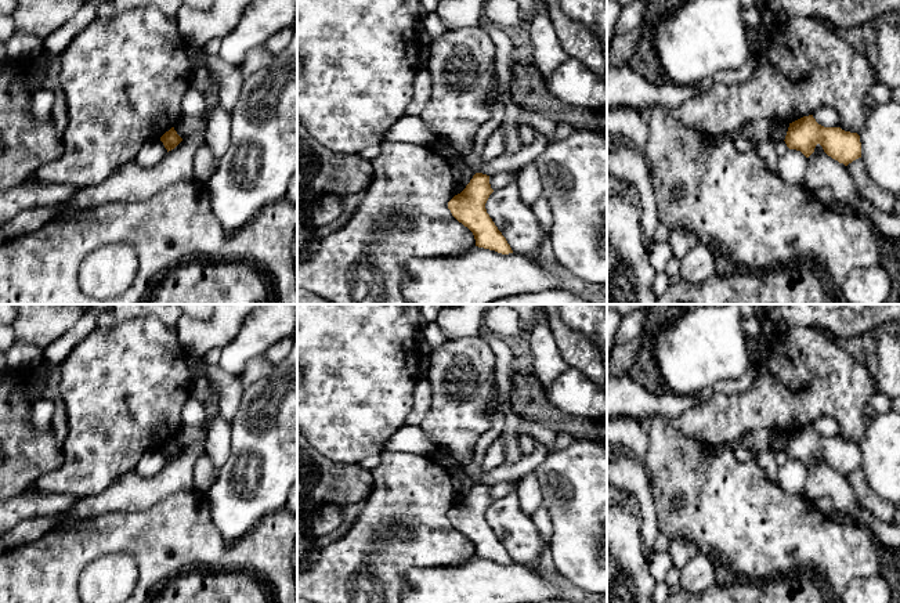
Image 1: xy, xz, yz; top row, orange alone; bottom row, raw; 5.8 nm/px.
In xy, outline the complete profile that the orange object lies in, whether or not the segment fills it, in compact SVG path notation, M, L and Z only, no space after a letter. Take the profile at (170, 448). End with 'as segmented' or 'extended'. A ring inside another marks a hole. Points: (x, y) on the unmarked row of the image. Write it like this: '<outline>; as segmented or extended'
M171 437L169 441L166 441L162 447L160 451L163 452L165 458L169 461L174 459L182 448L177 444L174 437Z; as segmented

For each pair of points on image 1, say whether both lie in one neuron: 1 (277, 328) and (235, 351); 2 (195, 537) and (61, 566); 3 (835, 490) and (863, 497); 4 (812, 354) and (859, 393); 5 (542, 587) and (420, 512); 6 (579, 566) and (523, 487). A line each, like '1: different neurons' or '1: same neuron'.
1: same neuron
2: same neuron
3: different neurons
4: same neuron
5: different neurons
6: different neurons

